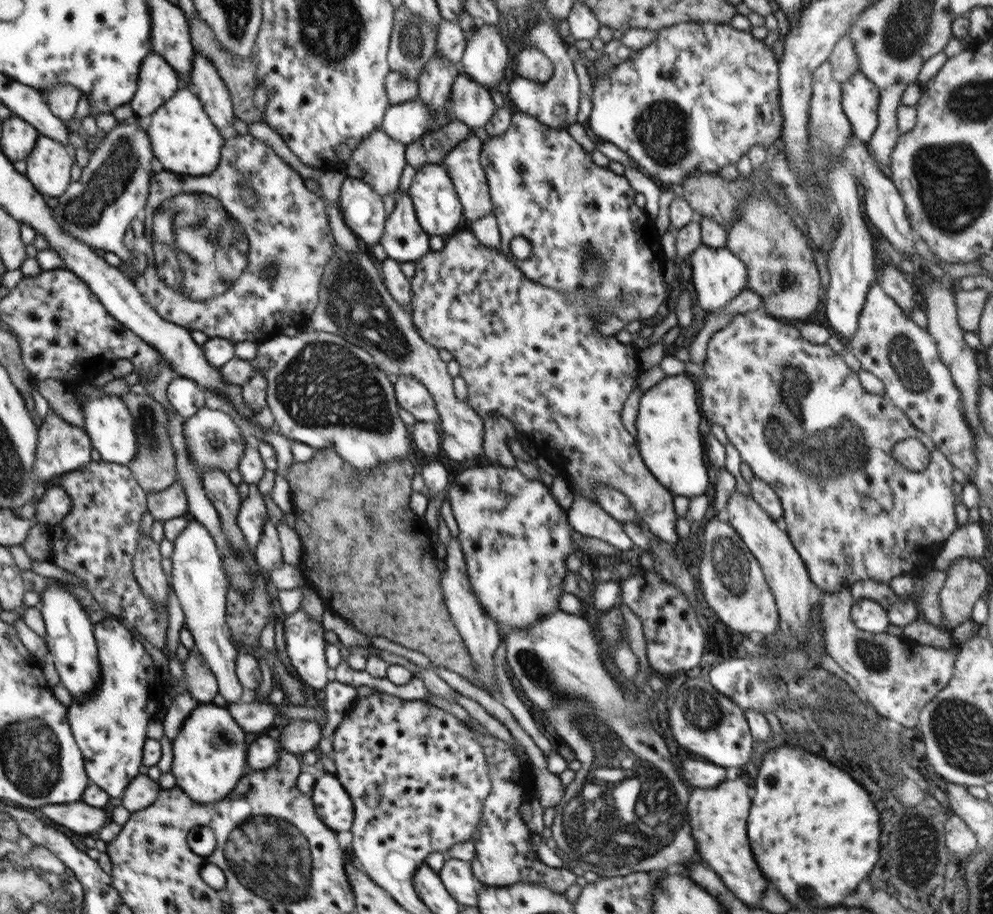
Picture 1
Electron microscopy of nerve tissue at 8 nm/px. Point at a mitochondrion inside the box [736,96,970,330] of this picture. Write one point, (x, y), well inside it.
(787, 281)

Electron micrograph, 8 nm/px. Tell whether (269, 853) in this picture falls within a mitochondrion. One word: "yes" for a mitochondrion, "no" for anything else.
yes

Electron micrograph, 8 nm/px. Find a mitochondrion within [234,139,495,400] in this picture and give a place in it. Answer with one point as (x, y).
(351, 303)

